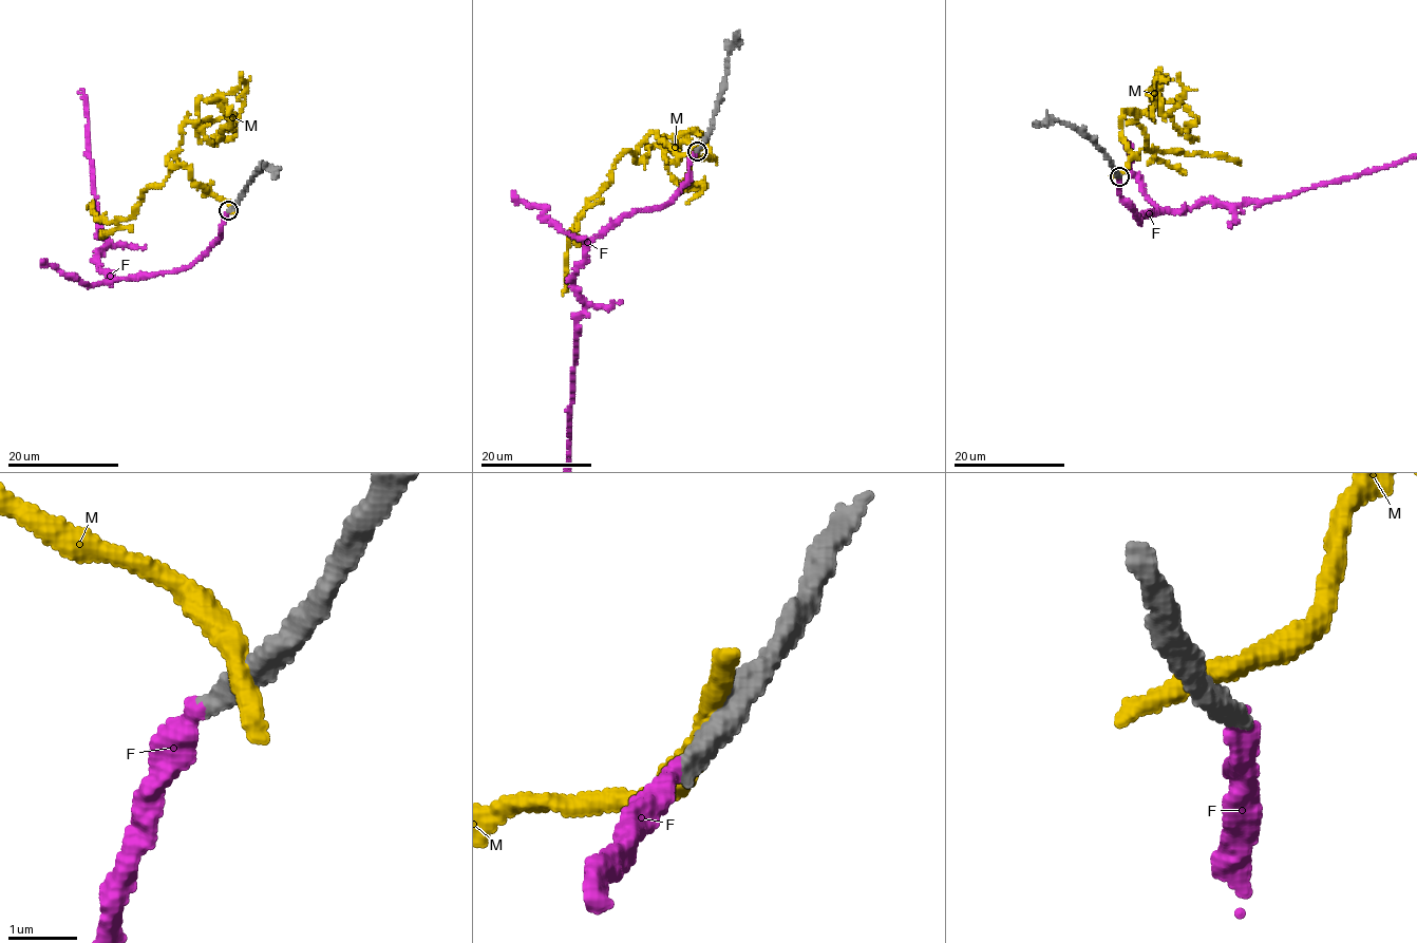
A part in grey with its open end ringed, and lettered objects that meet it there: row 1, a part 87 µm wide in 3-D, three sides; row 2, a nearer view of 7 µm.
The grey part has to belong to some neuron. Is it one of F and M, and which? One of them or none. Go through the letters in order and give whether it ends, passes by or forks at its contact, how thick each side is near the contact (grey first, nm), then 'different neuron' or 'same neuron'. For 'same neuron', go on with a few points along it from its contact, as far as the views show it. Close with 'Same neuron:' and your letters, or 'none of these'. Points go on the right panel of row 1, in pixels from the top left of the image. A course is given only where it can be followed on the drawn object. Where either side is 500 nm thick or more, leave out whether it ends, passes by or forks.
F: it ends there; 340 nm thick on the grey side, 320 nm on the other; same neuron
M: it passes by; 360 nm thick on the grey side, 320 nm on the other; different neuron
Same neuron: F

